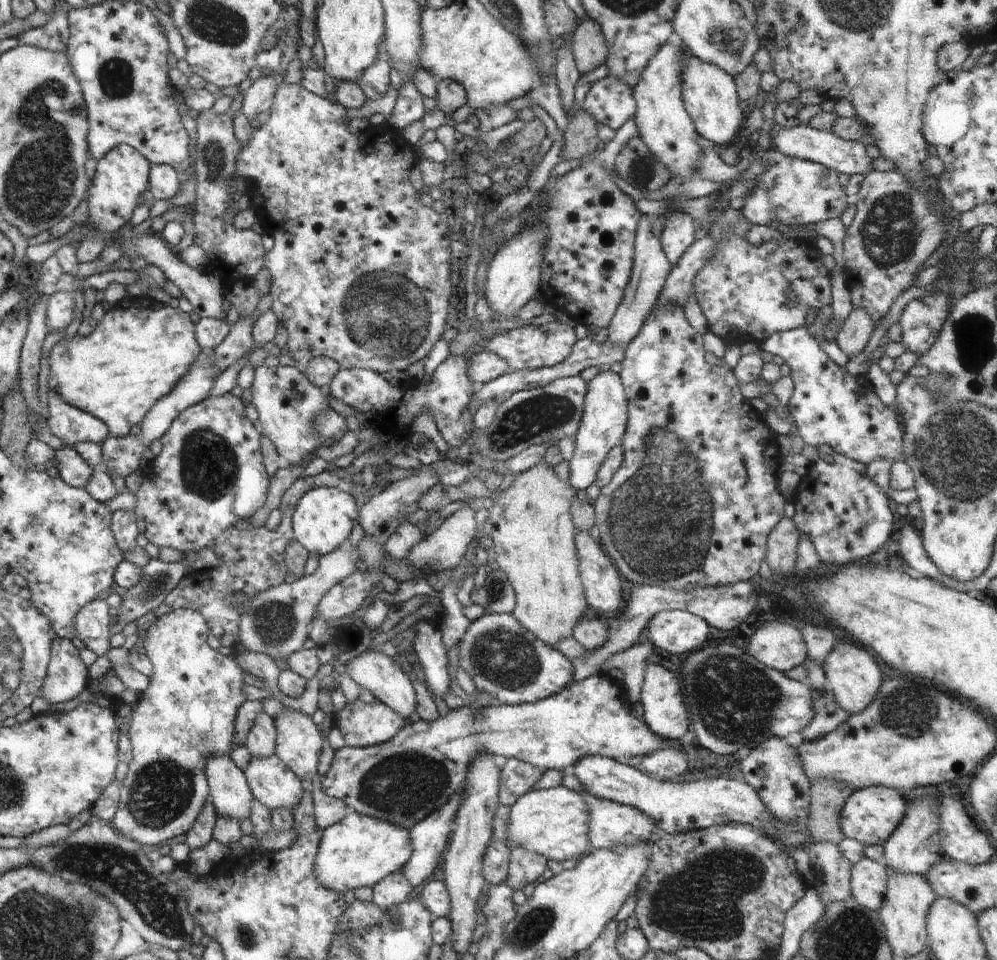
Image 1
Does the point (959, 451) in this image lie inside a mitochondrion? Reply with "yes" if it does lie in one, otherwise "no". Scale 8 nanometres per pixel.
yes

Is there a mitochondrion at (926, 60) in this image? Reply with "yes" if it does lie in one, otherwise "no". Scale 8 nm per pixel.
no

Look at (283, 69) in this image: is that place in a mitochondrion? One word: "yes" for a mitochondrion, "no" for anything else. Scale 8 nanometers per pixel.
no

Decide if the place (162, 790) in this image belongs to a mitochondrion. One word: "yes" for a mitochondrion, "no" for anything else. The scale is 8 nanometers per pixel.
yes

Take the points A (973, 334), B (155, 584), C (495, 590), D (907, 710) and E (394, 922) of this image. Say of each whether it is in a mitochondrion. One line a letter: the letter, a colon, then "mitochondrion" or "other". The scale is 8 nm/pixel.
A: mitochondrion
B: mitochondrion
C: mitochondrion
D: mitochondrion
E: mitochondrion

